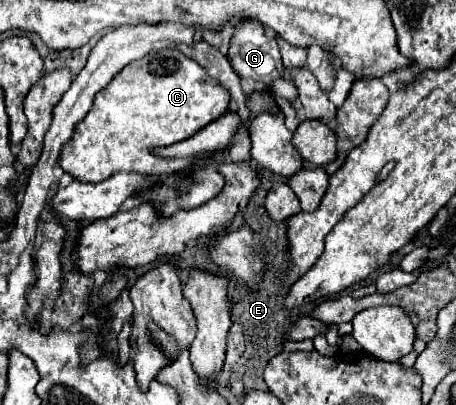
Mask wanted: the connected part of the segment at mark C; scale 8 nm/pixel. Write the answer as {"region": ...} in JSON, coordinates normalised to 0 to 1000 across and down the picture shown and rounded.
{"region":[[[351,123],[333,128],[298,153],[272,163],[246,202],[219,222],[206,242],[202,272],[162,311],[158,341],[136,360],[132,410],[158,440],[175,449],[224,449],[259,425],[298,425],[320,435],[373,435],[382,425],[399,425],[412,410],[412,395],[355,395],[329,375],[342,360],[373,360],[395,346],[425,336],[452,306],[469,301],[500,272],[500,222],[482,212],[469,193],[461,193],[430,153],[408,143],[390,123]]]}

